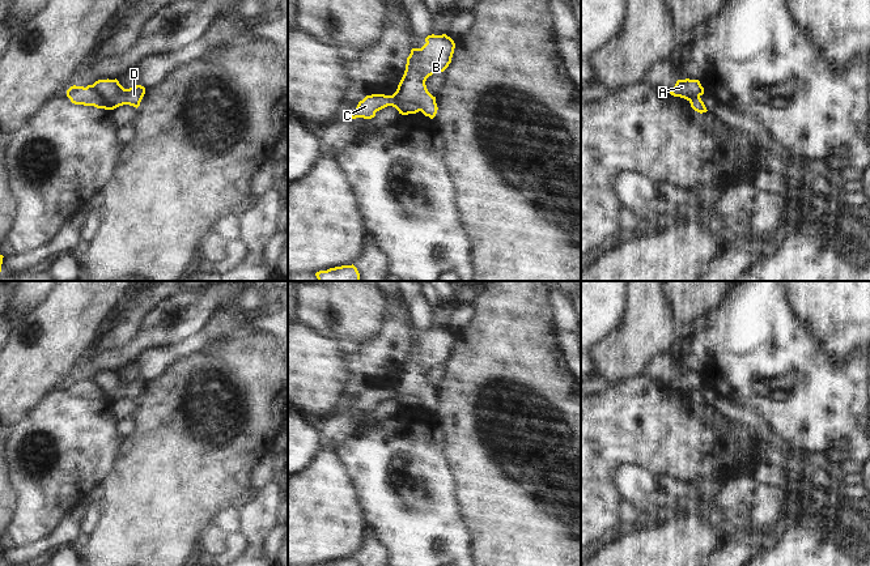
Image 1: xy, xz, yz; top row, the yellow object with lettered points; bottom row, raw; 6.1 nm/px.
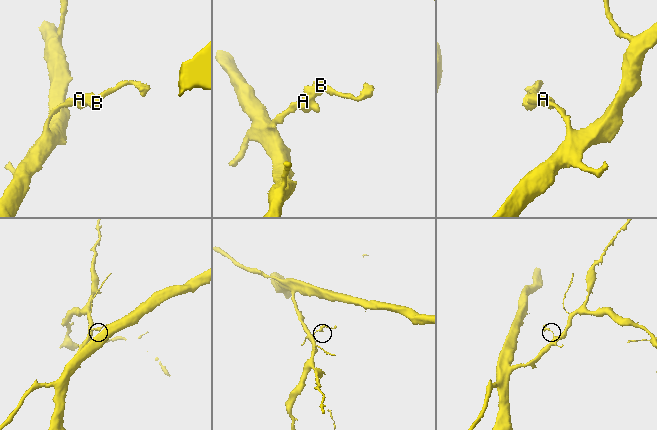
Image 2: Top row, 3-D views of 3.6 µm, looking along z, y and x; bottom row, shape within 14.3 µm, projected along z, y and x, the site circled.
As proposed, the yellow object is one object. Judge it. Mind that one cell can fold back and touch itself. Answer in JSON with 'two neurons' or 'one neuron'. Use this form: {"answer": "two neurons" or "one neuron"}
{"answer": "two neurons"}

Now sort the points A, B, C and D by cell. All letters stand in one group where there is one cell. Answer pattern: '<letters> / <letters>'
A B D / C

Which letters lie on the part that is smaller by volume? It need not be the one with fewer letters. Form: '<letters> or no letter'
A, B, D

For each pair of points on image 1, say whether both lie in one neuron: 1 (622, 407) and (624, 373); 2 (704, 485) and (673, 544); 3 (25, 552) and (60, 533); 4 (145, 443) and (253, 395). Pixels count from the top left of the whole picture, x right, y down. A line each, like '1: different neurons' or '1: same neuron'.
1: different neurons
2: same neuron
3: same neuron
4: same neuron

